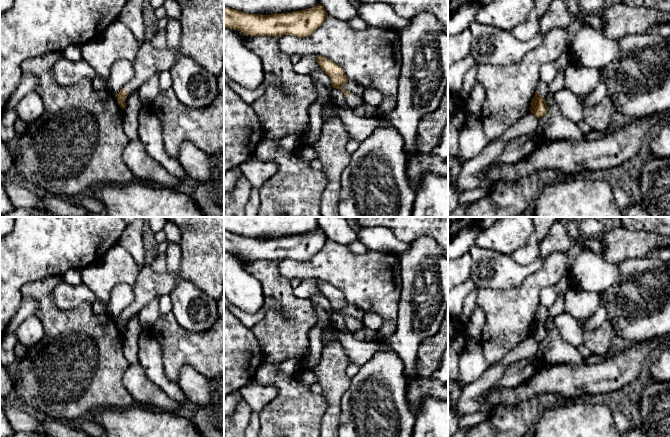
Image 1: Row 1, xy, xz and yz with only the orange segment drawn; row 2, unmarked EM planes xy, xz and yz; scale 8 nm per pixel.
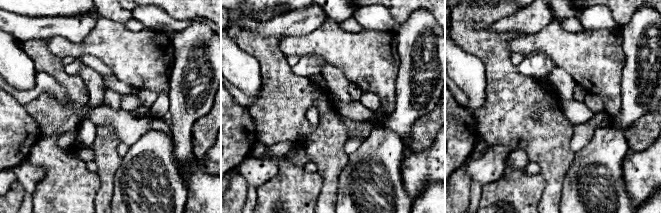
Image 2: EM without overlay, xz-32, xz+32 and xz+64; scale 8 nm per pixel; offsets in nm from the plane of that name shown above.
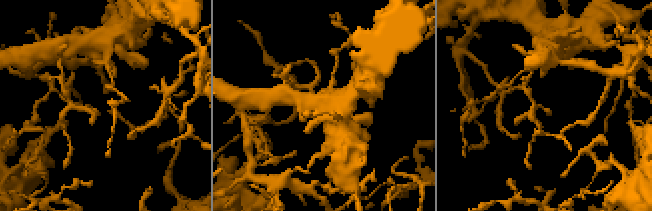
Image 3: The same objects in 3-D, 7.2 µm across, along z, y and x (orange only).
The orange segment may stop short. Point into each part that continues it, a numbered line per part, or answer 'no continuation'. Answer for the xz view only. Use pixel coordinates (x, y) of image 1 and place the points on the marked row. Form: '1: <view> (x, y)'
1: xz (353, 100)

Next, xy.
1: xy (148, 60)

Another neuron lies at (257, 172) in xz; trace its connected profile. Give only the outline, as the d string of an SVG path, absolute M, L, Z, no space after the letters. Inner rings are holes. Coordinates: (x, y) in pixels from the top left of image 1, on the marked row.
M255 155L241 165L242 175L248 179L252 188L260 190L261 186L277 171L277 165L272 161L262 161Z

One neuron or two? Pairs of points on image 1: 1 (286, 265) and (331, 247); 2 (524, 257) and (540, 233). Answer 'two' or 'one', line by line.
1: one
2: one

